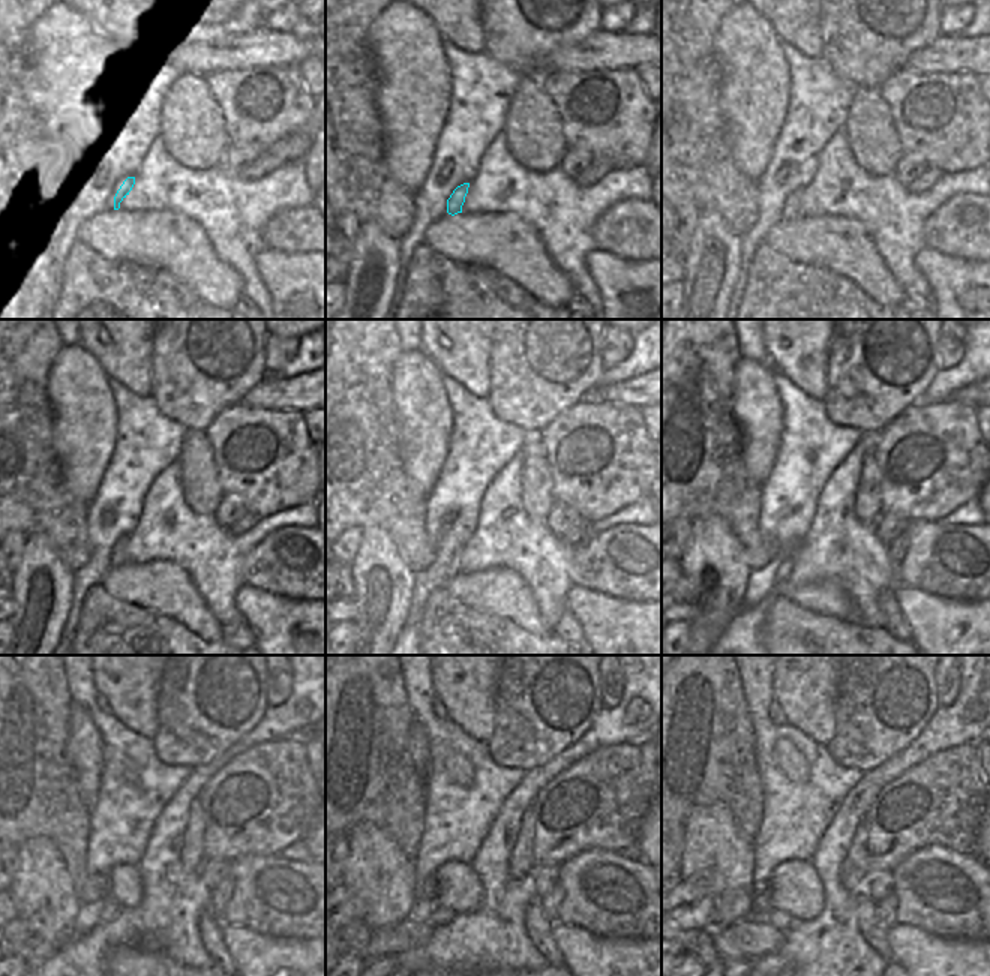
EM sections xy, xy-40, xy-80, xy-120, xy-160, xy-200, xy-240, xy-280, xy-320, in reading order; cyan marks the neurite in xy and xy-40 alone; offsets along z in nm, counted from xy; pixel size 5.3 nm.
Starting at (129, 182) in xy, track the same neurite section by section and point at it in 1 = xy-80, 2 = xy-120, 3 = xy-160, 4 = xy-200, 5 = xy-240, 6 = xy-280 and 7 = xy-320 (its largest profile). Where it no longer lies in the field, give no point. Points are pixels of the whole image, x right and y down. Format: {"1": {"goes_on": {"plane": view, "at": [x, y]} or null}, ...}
{"1": {"goes_on": {"plane": "xy-80", "at": [792, 207]}}, "2": {"goes_on": {"plane": "xy-120", "at": [119, 550]}}, "3": {"goes_on": {"plane": "xy-160", "at": [453, 565]}}, "4": {"goes_on": {"plane": "xy-200", "at": [785, 568]}}, "5": {"goes_on": {"plane": "xy-240", "at": [110, 909]}}, "6": {"goes_on": {"plane": "xy-280", "at": [441, 916]}}, "7": {"goes_on": {"plane": "xy-320", "at": [780, 921]}}}

